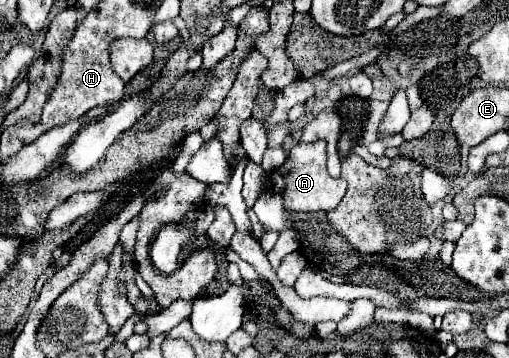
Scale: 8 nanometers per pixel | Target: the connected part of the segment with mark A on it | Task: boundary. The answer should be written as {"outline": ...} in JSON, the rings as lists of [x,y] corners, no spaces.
{"outline":[[[314,141],[314,143],[298,143],[292,147],[286,163],[274,171],[270,171],[270,185],[272,191],[282,195],[284,209],[288,211],[330,211],[334,209],[344,193],[346,193],[346,181],[344,179],[332,179],[326,171],[326,141]]]}

